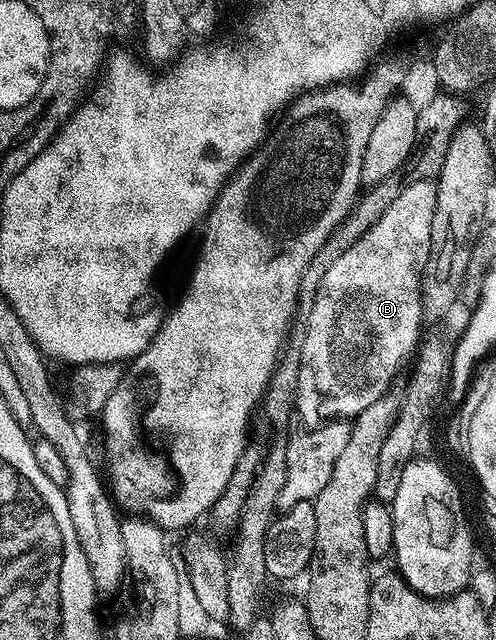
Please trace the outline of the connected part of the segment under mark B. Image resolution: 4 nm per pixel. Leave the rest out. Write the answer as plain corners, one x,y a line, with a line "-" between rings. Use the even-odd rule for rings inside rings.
428,178
426,180
410,181
401,190
401,194
397,194
393,206
389,206
389,210
385,210
385,214
381,214
378,222
356,244
349,246
349,250
345,250
345,254
341,254
341,258
337,258
337,262
333,262
333,266
329,266
329,274
325,274
325,278
317,290
317,298
313,302
313,310
305,317
307,329
303,332
303,348
300,347
298,349
299,373
297,374
297,390
295,391
296,397
299,398
303,398
303,395
310,388
315,392
323,391
323,400
331,407
325,414
327,420
350,421
352,417
359,416
361,410
369,410
369,406
373,406
373,402
377,402
377,398
381,398
381,394
385,394
387,389
392,387
392,384
396,381
394,378
399,372
399,367
407,359
407,363
412,359
413,353
421,340
419,330
423,324
425,325
421,278
425,270
425,262
429,258
429,242
433,234
433,212
435,210
437,210
437,186
435,185
435,180

